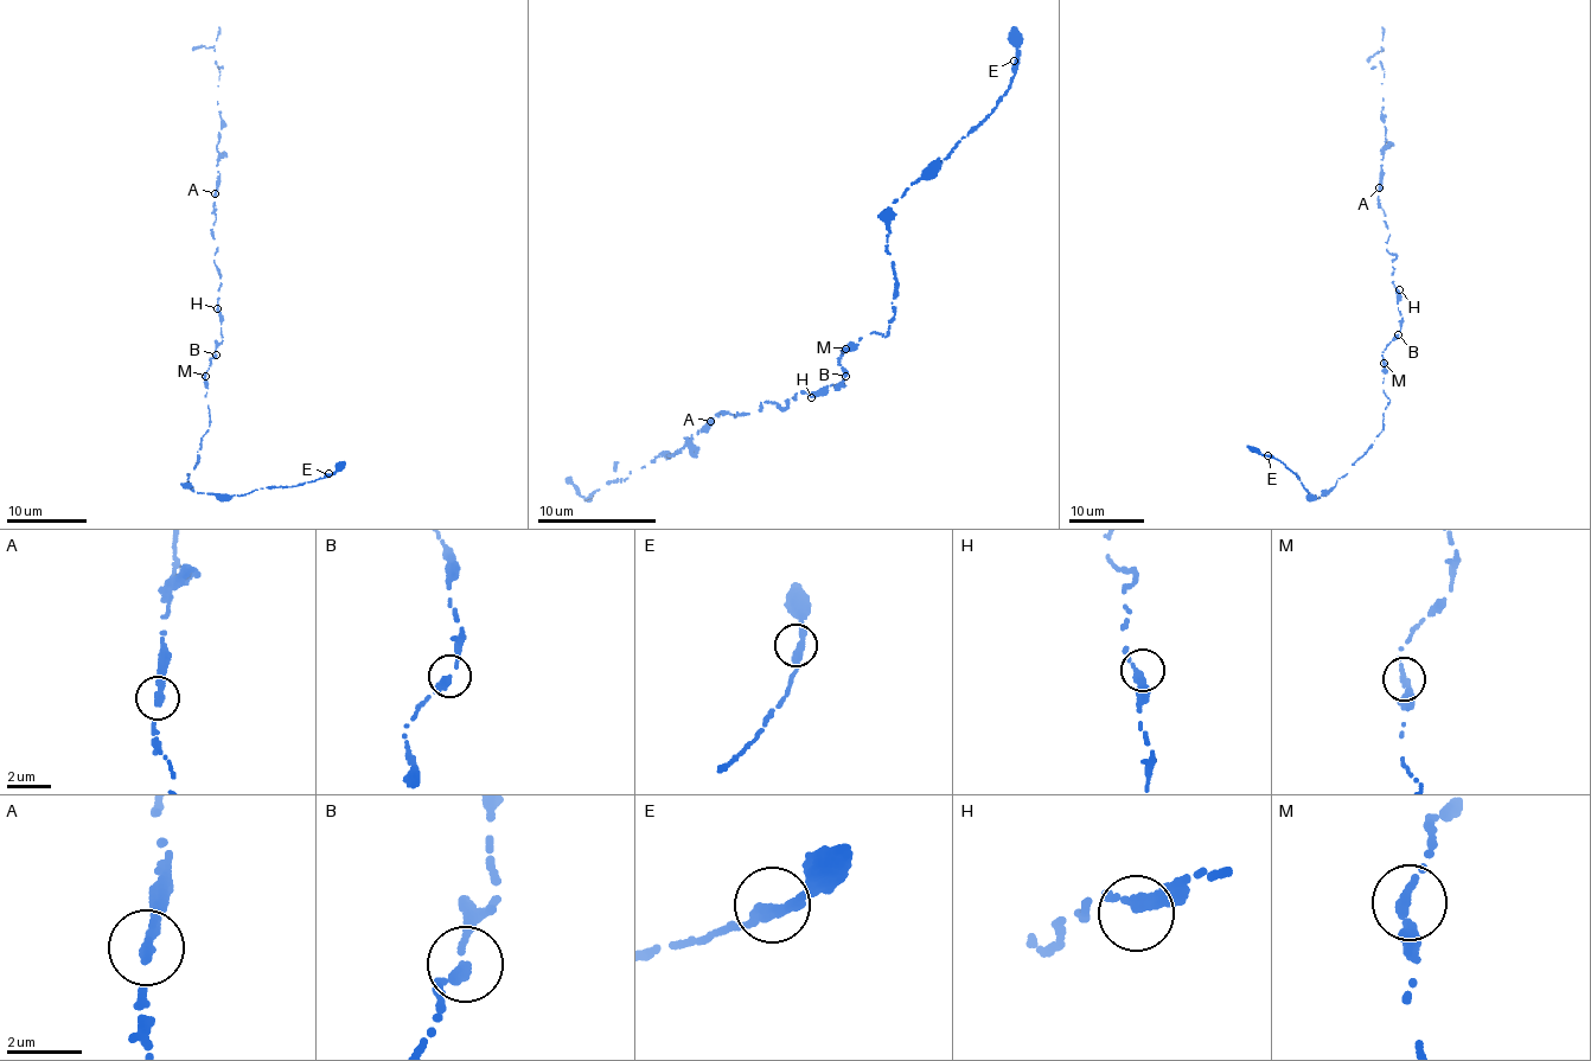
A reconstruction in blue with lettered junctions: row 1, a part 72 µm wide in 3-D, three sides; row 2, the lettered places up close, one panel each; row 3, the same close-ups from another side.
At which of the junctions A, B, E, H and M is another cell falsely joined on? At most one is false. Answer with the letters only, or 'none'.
none

